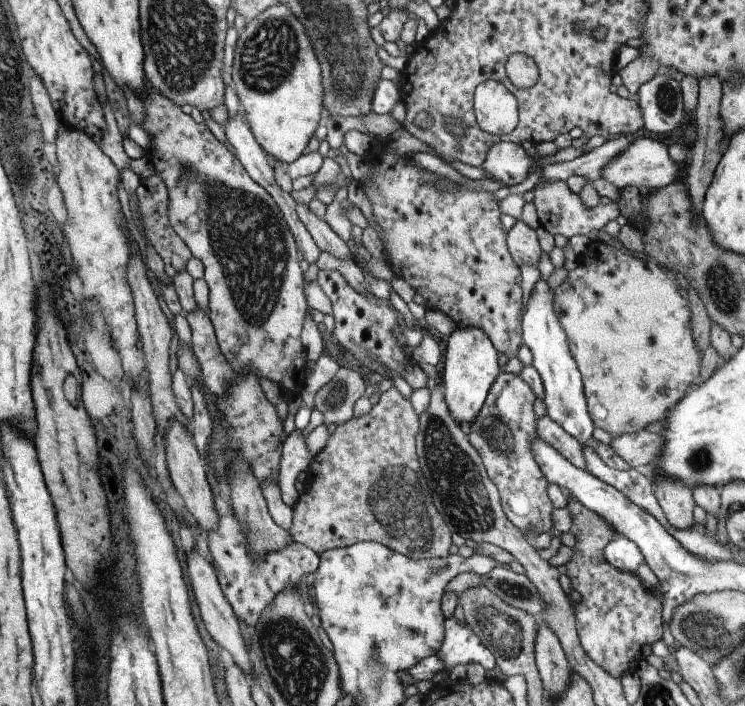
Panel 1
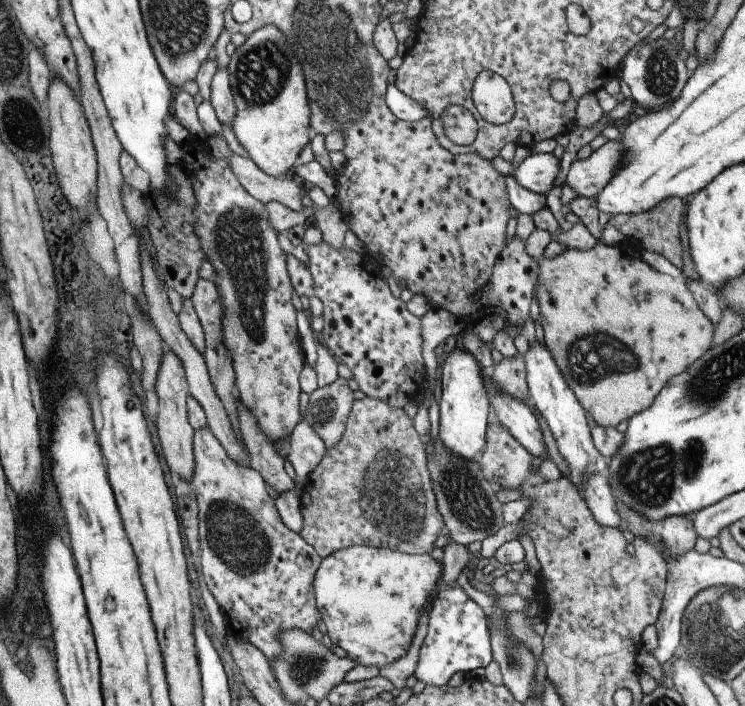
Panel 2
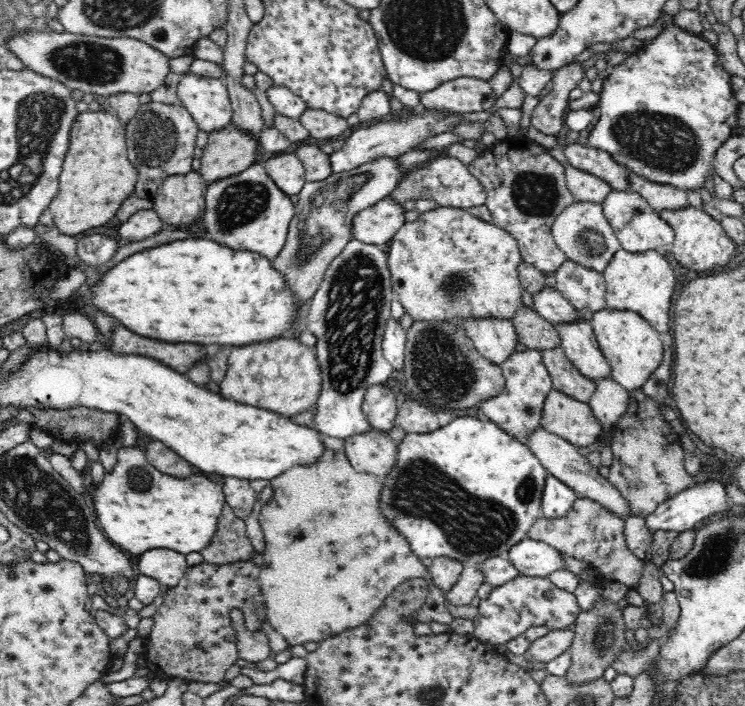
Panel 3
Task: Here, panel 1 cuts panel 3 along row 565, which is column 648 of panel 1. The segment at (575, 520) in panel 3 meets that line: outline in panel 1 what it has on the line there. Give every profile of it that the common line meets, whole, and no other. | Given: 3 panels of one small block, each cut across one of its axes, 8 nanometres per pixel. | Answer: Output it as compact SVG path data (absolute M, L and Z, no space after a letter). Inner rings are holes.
M576 497L567 498L566 509L572 516L570 531L576 544L570 562L565 565L572 588L582 596L580 602L573 602L577 636L592 662L621 679L643 659L643 645L662 639L660 592L646 590L637 574L626 574L608 562L604 548L615 539L612 526L606 526L597 512L588 510Z

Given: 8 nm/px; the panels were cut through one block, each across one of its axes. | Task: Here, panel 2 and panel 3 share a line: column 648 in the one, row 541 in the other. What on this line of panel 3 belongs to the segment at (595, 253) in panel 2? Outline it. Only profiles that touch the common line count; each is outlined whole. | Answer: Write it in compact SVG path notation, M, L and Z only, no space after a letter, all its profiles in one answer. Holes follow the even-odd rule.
M327 450L322 454L322 460L318 460L316 464L310 464L310 466L294 466L292 469L285 471L281 476L274 478L270 481L272 489L274 489L274 496L268 503L264 503L261 506L260 515L258 521L262 527L265 539L265 549L258 556L260 567L259 585L261 586L261 592L263 595L264 603L266 603L266 618L271 624L274 630L281 634L286 639L288 646L296 646L296 644L304 644L304 642L320 642L321 640L328 639L332 636L336 636L338 633L344 632L350 628L356 626L362 626L370 621L370 618L376 614L379 608L384 603L384 600L395 590L398 589L402 582L409 581L413 578L423 578L429 584L430 592L427 596L425 603L422 607L406 617L406 621L412 623L431 621L440 622L440 624L451 625L452 614L446 609L444 605L445 593L433 584L431 580L432 575L428 568L422 565L420 558L418 558L410 548L408 541L404 538L388 521L386 516L382 515L380 504L380 498L382 498L382 484L381 479L377 478L373 474L357 472L348 461L347 456L342 452L336 452L336 450Z

